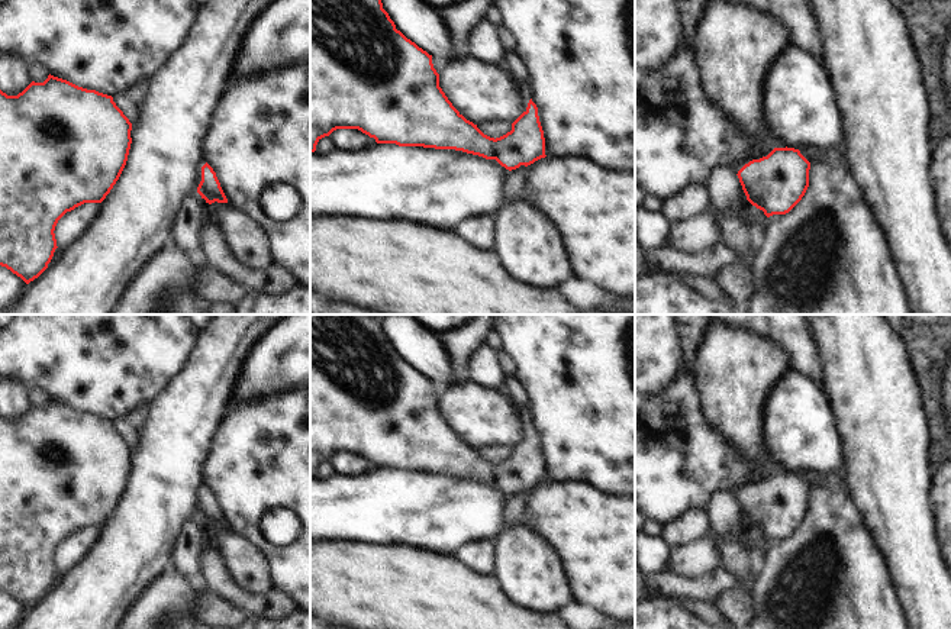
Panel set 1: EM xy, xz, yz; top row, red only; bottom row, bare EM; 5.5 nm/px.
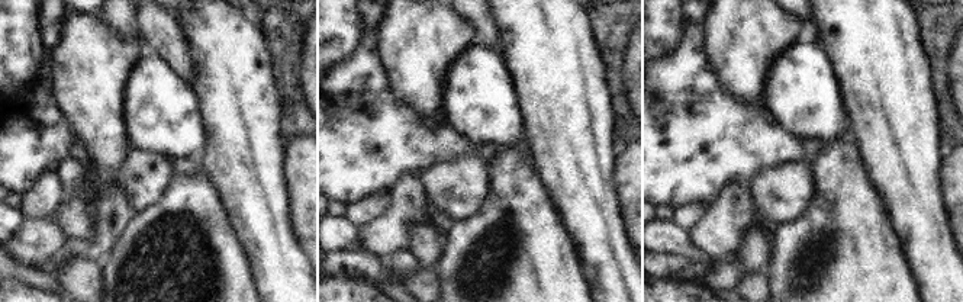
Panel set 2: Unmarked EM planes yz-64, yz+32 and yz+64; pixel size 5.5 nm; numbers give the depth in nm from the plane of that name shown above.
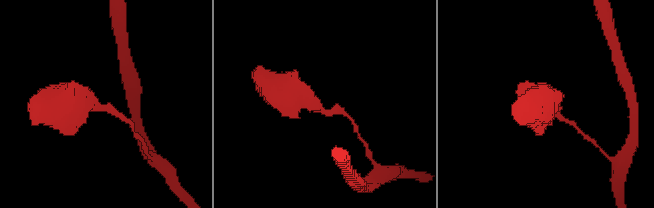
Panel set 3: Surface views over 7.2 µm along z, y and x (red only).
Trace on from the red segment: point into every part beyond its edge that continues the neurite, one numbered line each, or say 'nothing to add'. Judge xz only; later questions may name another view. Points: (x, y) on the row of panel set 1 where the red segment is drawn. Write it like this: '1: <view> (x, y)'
1: xz (524, 90)

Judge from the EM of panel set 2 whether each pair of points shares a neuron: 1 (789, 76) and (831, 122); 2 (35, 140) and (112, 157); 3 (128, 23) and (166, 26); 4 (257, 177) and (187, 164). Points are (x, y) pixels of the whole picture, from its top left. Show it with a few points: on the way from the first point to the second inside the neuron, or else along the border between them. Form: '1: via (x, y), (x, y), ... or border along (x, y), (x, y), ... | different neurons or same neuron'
1: via (801, 87), (802, 93), (820, 111) | same neuron
2: border along (63, 112), (81, 144) | different neurons
3: border along (135, 15), (141, 32) | different neurons
4: border along (196, 161), (202, 167) | different neurons

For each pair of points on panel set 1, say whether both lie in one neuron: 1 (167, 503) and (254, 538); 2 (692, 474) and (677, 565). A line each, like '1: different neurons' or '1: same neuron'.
1: different neurons
2: different neurons

